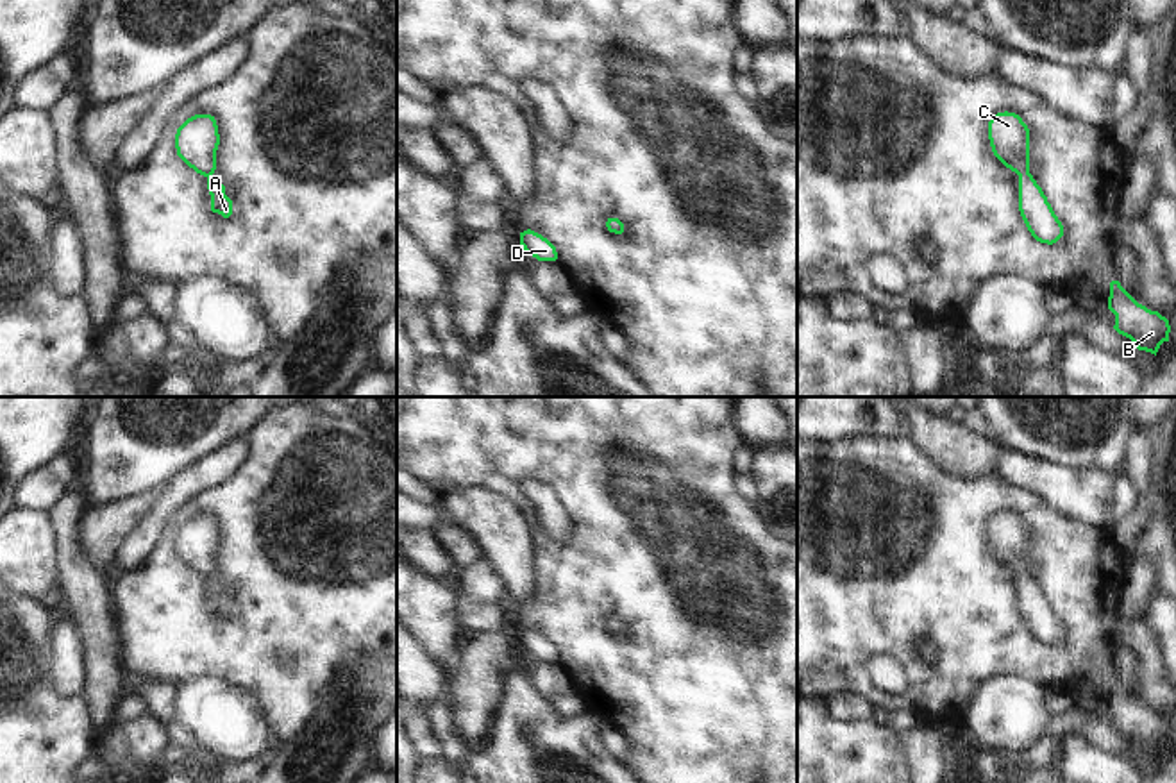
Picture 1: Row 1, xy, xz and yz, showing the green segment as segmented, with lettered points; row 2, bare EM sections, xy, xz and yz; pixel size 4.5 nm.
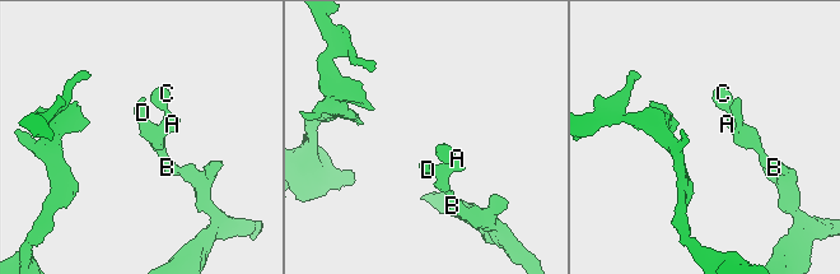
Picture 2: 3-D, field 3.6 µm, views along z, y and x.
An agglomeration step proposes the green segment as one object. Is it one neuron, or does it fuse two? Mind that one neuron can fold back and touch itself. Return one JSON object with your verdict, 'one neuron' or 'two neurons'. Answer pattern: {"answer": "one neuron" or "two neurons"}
{"answer": "one neuron"}

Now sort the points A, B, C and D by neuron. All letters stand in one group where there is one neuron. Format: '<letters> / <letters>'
A B C D

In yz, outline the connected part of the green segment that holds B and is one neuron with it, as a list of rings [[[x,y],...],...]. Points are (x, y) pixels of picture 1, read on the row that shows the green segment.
[[[1119,281],[1110,282],[1108,309],[1115,315],[1113,329],[1130,338],[1138,350],[1156,356],[1160,345],[1169,341],[1169,320],[1138,304]]]

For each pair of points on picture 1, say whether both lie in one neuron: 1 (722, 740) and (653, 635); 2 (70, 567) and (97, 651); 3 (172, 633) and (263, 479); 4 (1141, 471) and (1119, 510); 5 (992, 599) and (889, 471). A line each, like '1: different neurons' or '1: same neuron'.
1: same neuron
2: same neuron
3: same neuron
4: different neurons
5: same neuron

